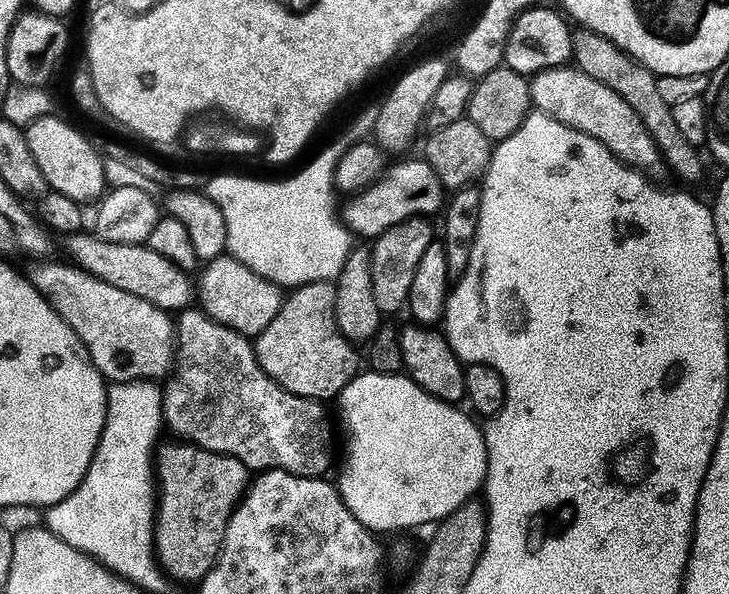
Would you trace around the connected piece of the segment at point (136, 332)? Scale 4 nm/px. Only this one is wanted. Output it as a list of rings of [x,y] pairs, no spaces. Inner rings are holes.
[[[33,259],[32,265],[26,268],[28,281],[44,295],[46,302],[50,302],[50,306],[68,323],[74,334],[78,334],[84,349],[90,354],[94,366],[102,373],[105,381],[156,380],[163,377],[174,359],[175,327],[171,315],[137,295],[110,290],[106,282],[93,278],[80,268],[69,266],[63,259],[52,259]]]

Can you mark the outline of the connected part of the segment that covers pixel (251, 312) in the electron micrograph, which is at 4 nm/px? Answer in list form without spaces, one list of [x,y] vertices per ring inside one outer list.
[[[230,254],[207,261],[199,272],[198,304],[214,322],[240,332],[244,337],[255,338],[262,330],[266,330],[266,326],[270,326],[274,314],[278,314],[282,303],[281,285],[262,278],[262,274],[250,270]]]

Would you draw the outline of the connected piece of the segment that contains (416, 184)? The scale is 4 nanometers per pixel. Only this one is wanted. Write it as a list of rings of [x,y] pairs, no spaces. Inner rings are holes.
[[[421,157],[402,158],[392,168],[360,191],[351,193],[348,200],[342,204],[342,219],[344,227],[353,237],[370,236],[377,238],[394,225],[408,218],[417,216],[431,217],[443,209],[446,200],[446,190],[435,176],[430,164]]]

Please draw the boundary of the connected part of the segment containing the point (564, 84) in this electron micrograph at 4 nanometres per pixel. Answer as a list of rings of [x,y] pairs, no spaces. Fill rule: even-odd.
[[[575,66],[551,68],[537,72],[530,80],[530,98],[532,107],[537,112],[553,116],[558,122],[578,130],[582,134],[590,134],[602,146],[606,146],[619,160],[629,164],[645,174],[652,174],[662,161],[656,144],[650,138],[646,126],[630,110],[630,106],[610,86],[602,86],[598,78],[590,78],[590,74],[581,72]]]

